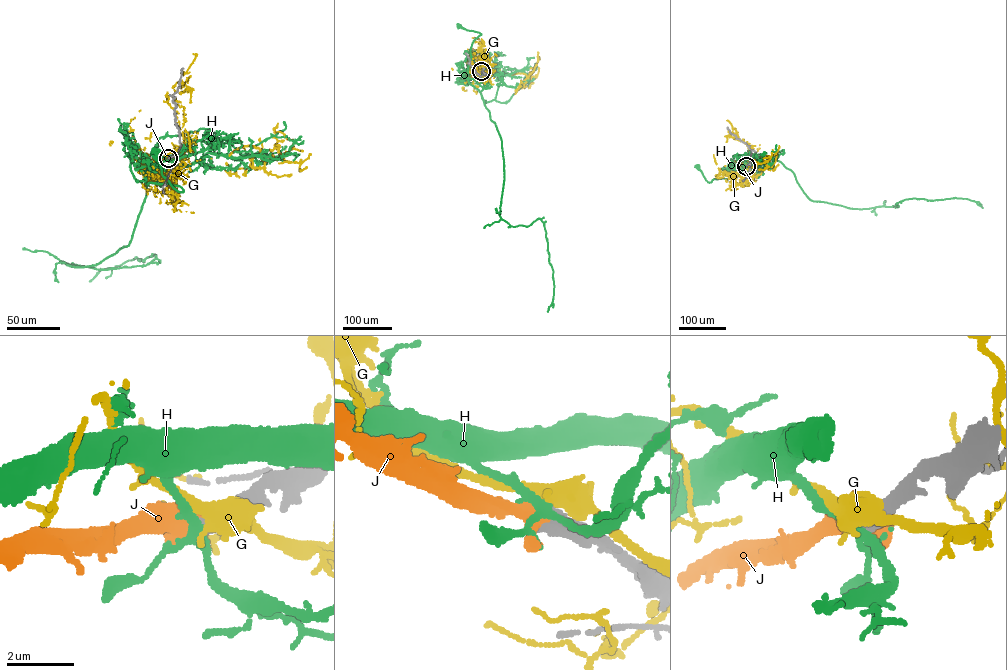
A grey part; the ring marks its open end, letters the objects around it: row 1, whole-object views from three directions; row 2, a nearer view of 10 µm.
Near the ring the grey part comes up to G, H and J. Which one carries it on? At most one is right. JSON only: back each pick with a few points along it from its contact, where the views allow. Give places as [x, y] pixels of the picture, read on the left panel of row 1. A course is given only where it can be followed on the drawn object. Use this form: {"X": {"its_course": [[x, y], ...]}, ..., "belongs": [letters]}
{"belongs": ["J"]}

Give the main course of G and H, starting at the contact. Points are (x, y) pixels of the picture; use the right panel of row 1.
G: (746, 165), (751, 178), (730, 186), (736, 174), (747, 169), (744, 164), (748, 154), (755, 154), (759, 144)
H: (746, 166), (731, 178), (714, 179), (709, 182), (697, 166)

